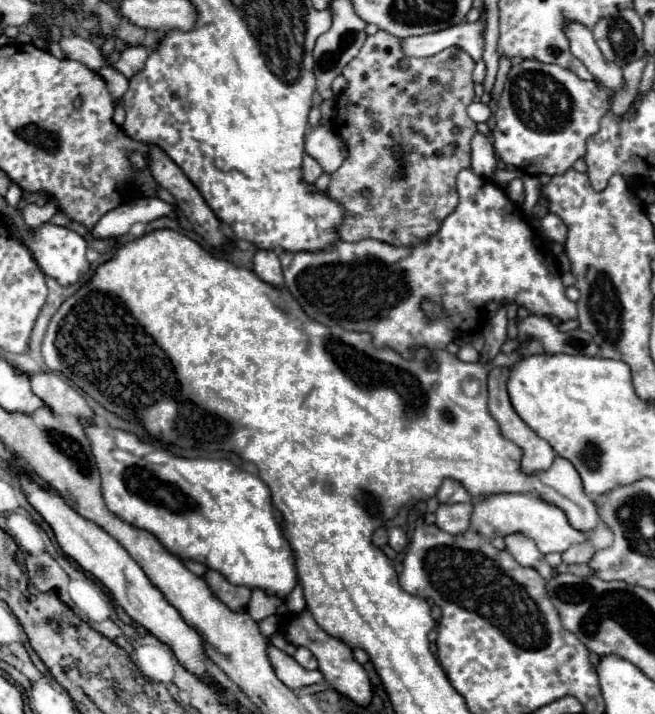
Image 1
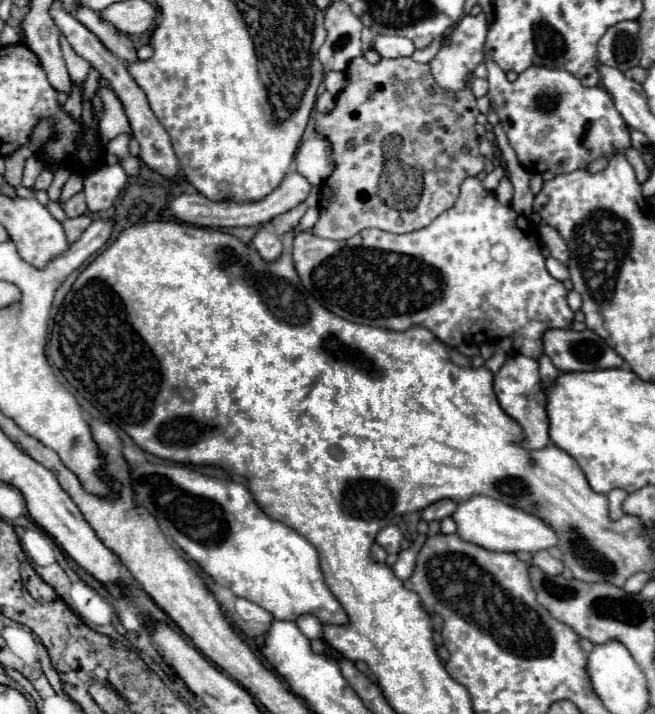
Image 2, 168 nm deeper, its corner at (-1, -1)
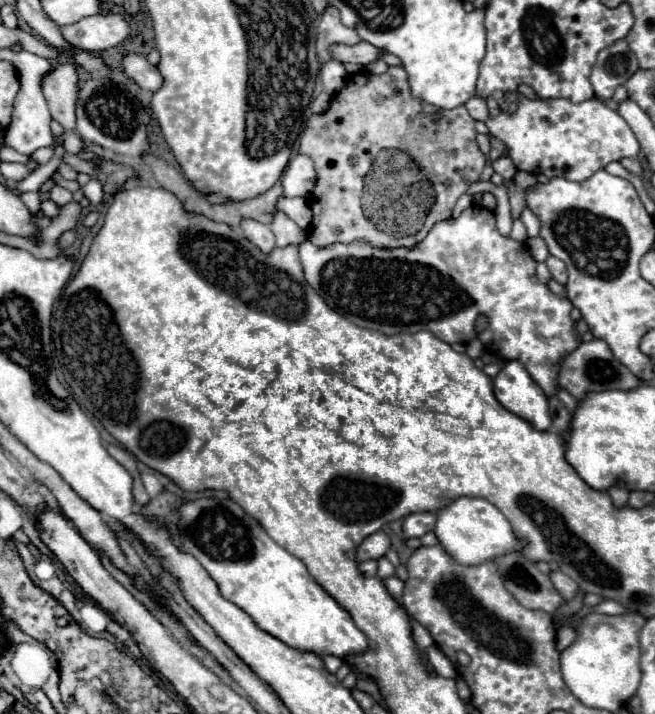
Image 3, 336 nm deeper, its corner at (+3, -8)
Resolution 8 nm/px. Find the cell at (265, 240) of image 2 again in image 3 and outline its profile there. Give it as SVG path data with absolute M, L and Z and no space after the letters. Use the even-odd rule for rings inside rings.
M243 220L241 228L243 228L243 236L251 244L255 244L263 254L269 254L275 248L275 236L267 224L255 220Z

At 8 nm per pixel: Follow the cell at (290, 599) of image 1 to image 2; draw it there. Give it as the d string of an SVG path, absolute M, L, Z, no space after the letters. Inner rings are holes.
M301 615L297 619L297 627L309 637L309 639L321 639L323 637L323 627L313 615Z

